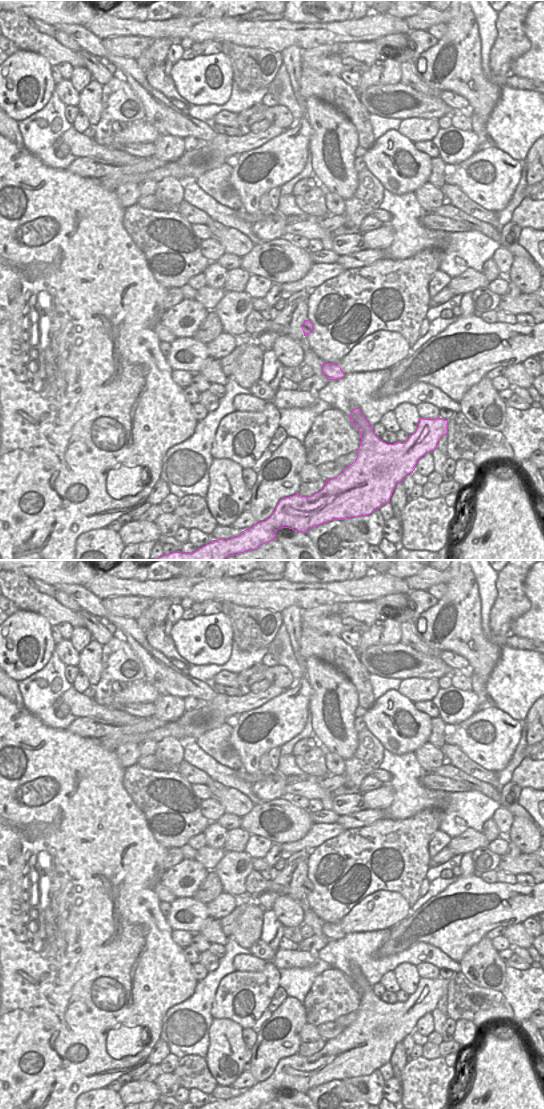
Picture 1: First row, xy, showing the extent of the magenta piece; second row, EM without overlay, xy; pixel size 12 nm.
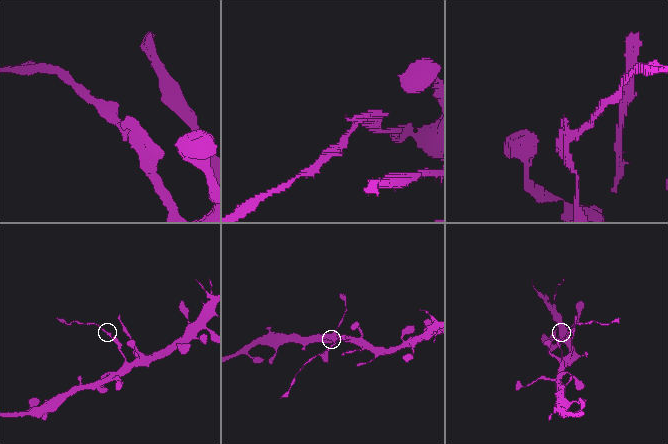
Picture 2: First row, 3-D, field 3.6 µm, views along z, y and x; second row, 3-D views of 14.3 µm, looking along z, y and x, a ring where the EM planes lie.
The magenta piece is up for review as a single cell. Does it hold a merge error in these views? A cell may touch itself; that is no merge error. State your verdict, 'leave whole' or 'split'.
split

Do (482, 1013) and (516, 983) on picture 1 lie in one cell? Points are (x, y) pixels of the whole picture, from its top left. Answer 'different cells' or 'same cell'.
different cells

